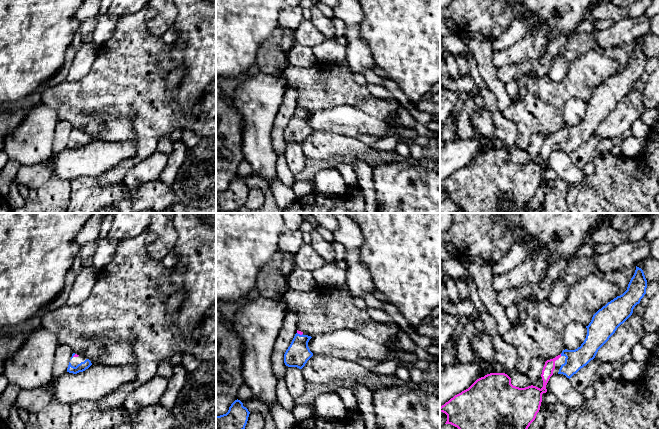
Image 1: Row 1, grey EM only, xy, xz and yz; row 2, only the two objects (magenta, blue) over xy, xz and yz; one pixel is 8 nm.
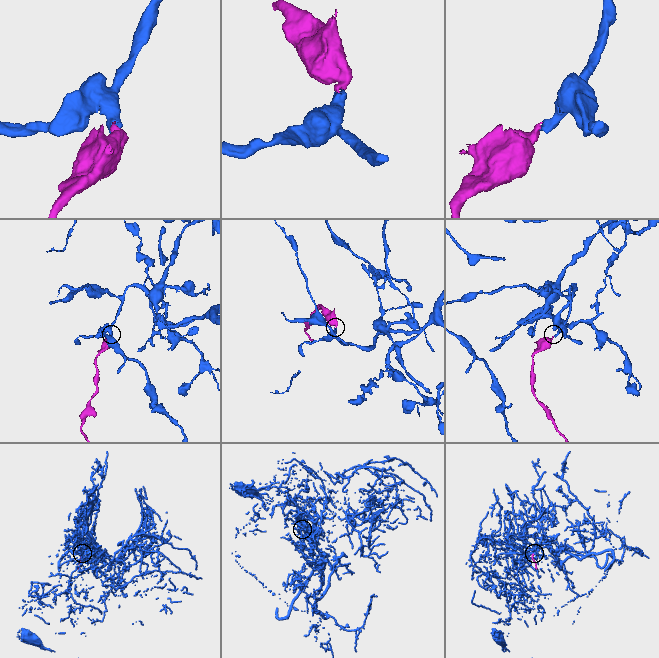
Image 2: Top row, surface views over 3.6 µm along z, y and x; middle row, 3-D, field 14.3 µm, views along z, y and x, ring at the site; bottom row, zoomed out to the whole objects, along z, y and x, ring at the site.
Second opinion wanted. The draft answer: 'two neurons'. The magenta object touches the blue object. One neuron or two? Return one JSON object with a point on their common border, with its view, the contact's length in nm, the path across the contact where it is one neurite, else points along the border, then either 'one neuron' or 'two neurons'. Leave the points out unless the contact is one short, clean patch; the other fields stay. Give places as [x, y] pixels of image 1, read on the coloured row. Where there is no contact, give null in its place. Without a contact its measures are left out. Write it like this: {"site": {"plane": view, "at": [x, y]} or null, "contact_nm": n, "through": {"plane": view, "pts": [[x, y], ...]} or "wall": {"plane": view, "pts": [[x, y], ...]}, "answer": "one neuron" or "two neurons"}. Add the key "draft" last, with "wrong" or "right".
{"site": {"plane": "xz", "at": [300, 334]}, "contact_nm": 50, "through": {"plane": "xz", "pts": [[299, 332], [300, 334], [298, 353]]}, "answer": "one neuron", "draft": "wrong"}

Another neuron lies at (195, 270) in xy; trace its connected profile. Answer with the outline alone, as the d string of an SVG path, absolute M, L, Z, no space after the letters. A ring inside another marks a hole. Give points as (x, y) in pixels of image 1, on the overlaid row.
M176 213L172 219L178 233L174 251L177 262L171 281L184 292L184 301L178 312L178 328L188 339L198 339L203 321L216 302L216 213Z

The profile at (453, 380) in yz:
M496 360L489 368L484 368L477 362L467 365L457 363L447 367L440 373L440 407L455 395L468 389L477 379L490 373L505 373L511 378L510 372Z

